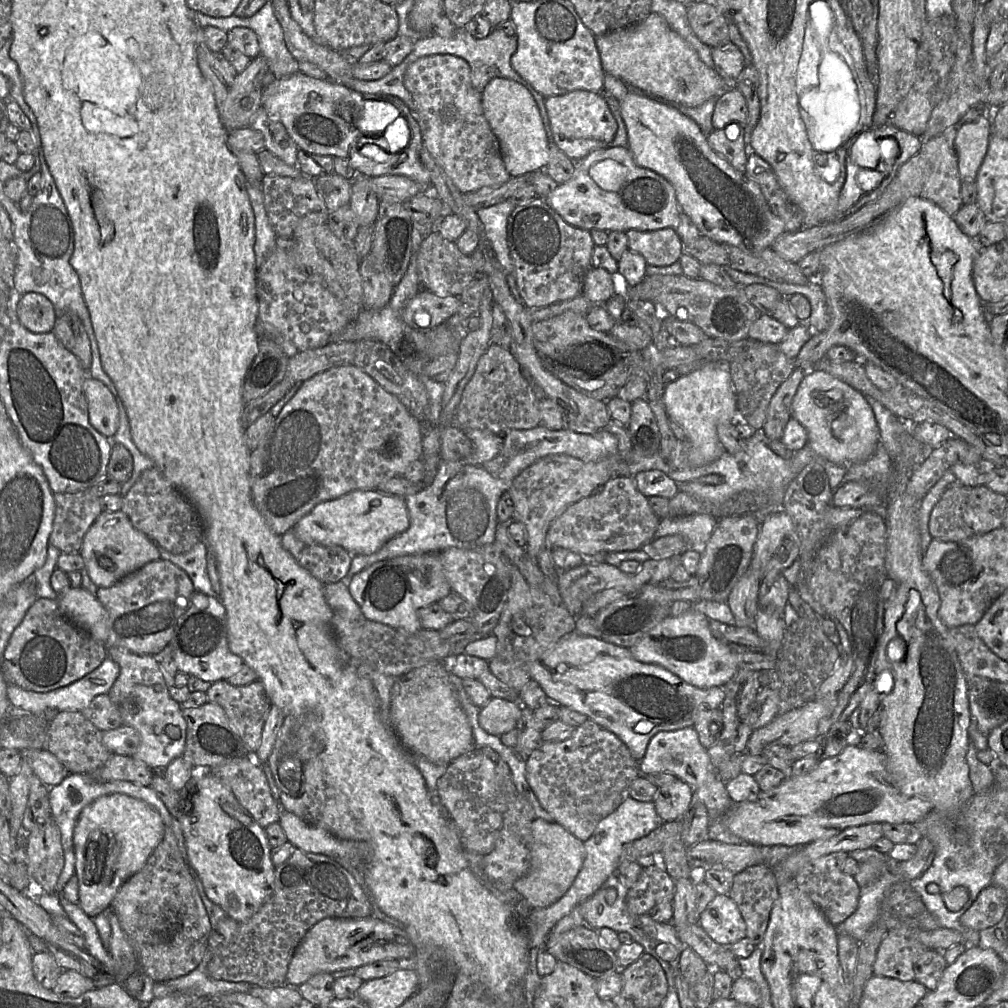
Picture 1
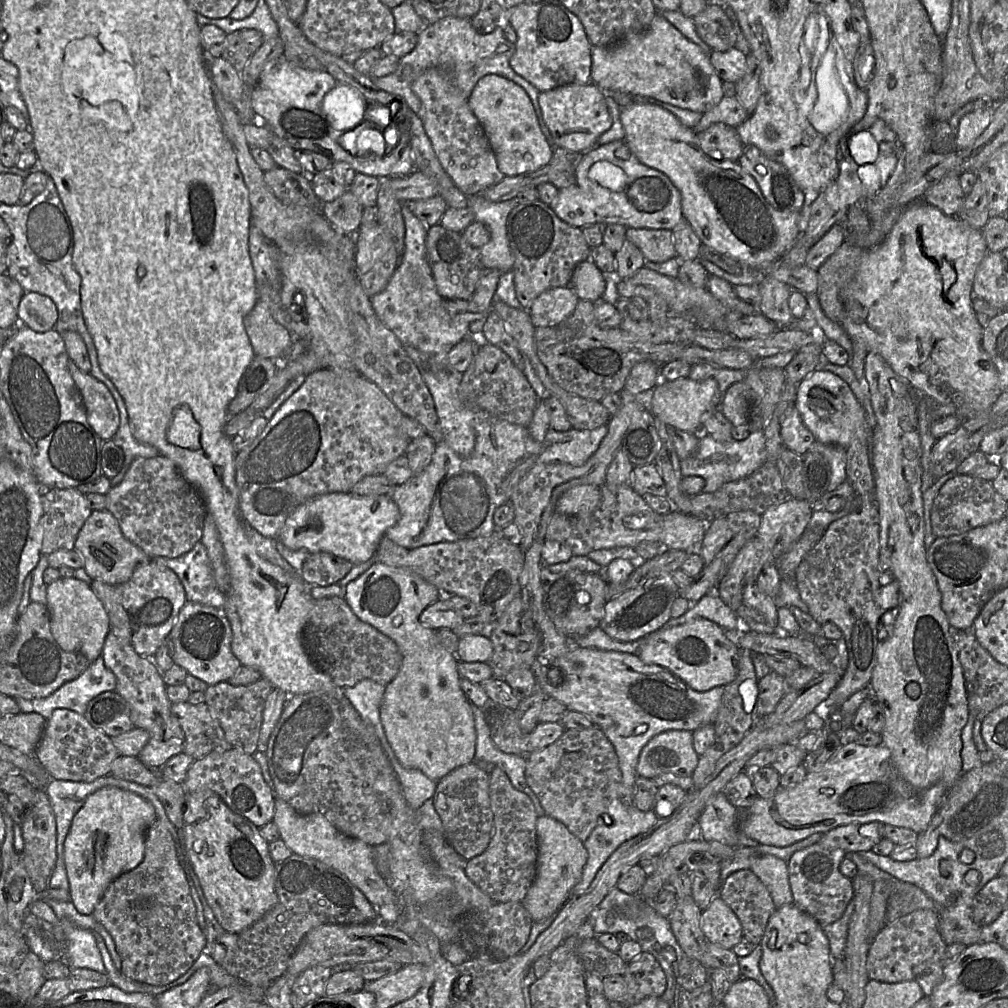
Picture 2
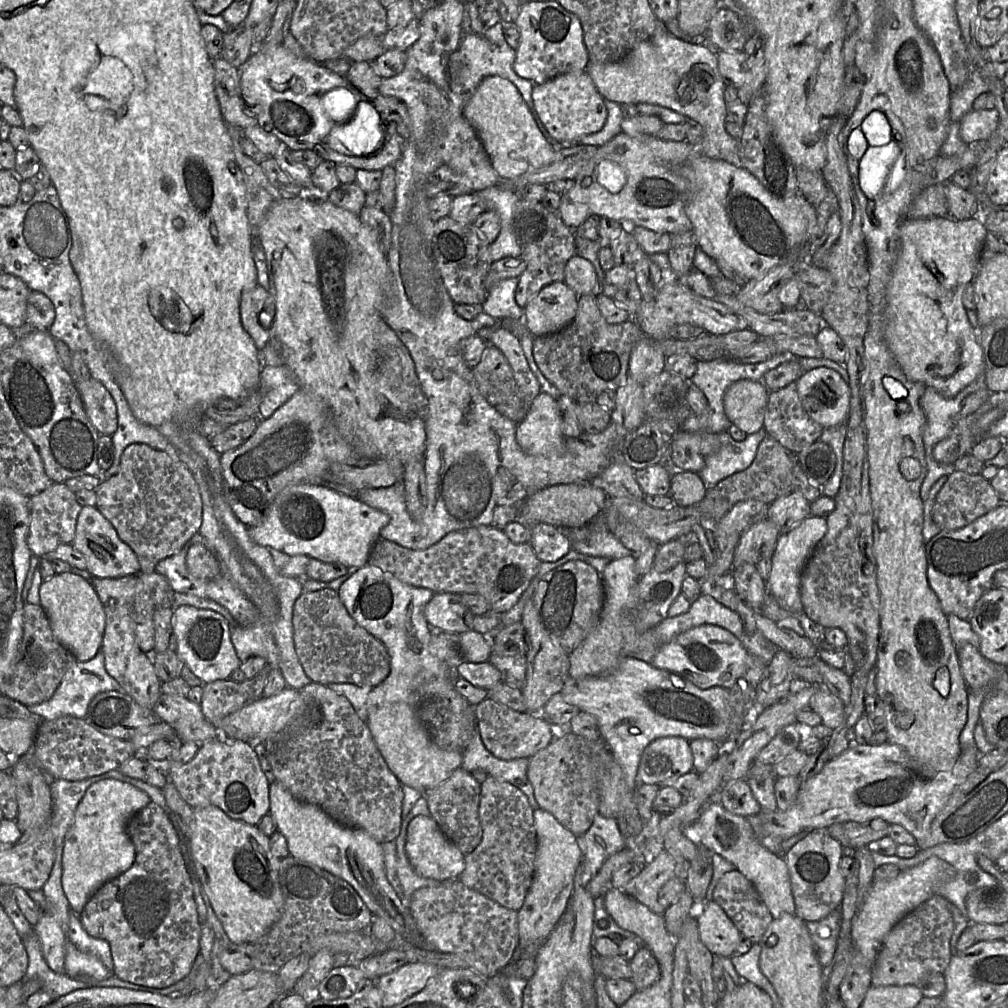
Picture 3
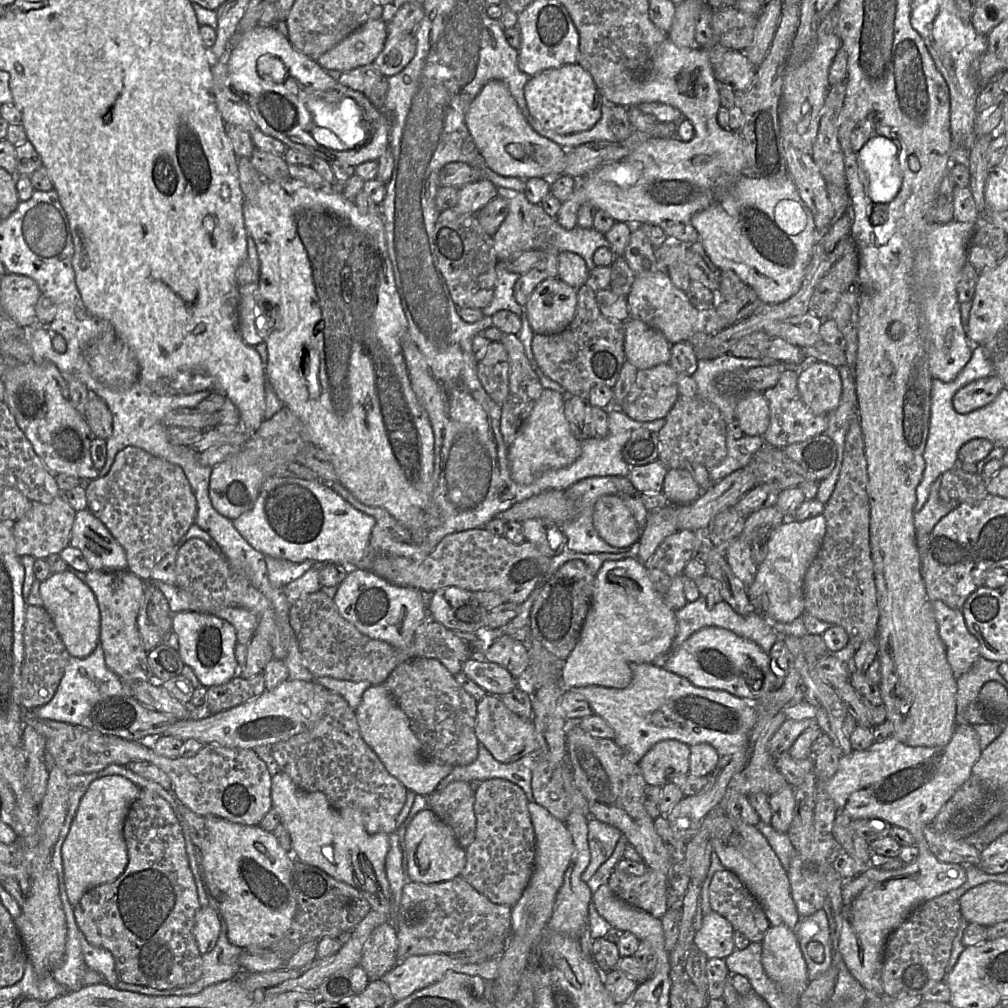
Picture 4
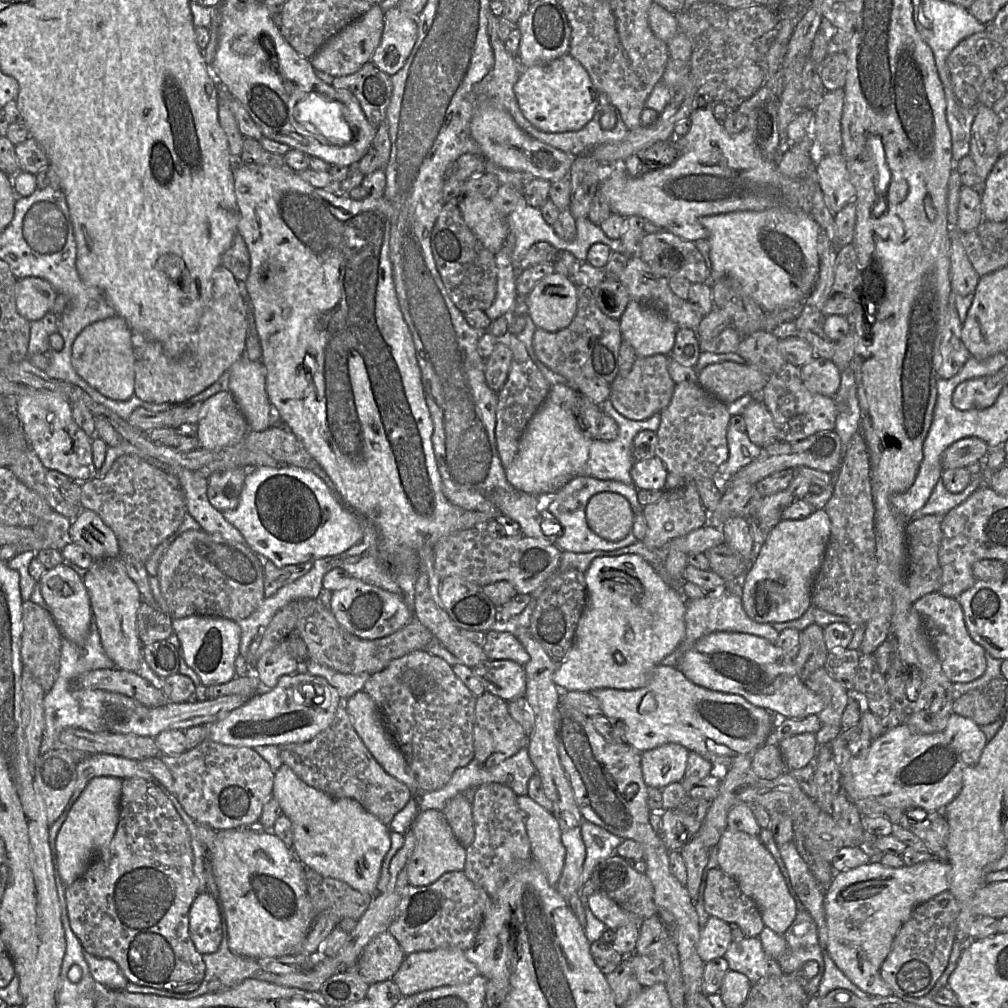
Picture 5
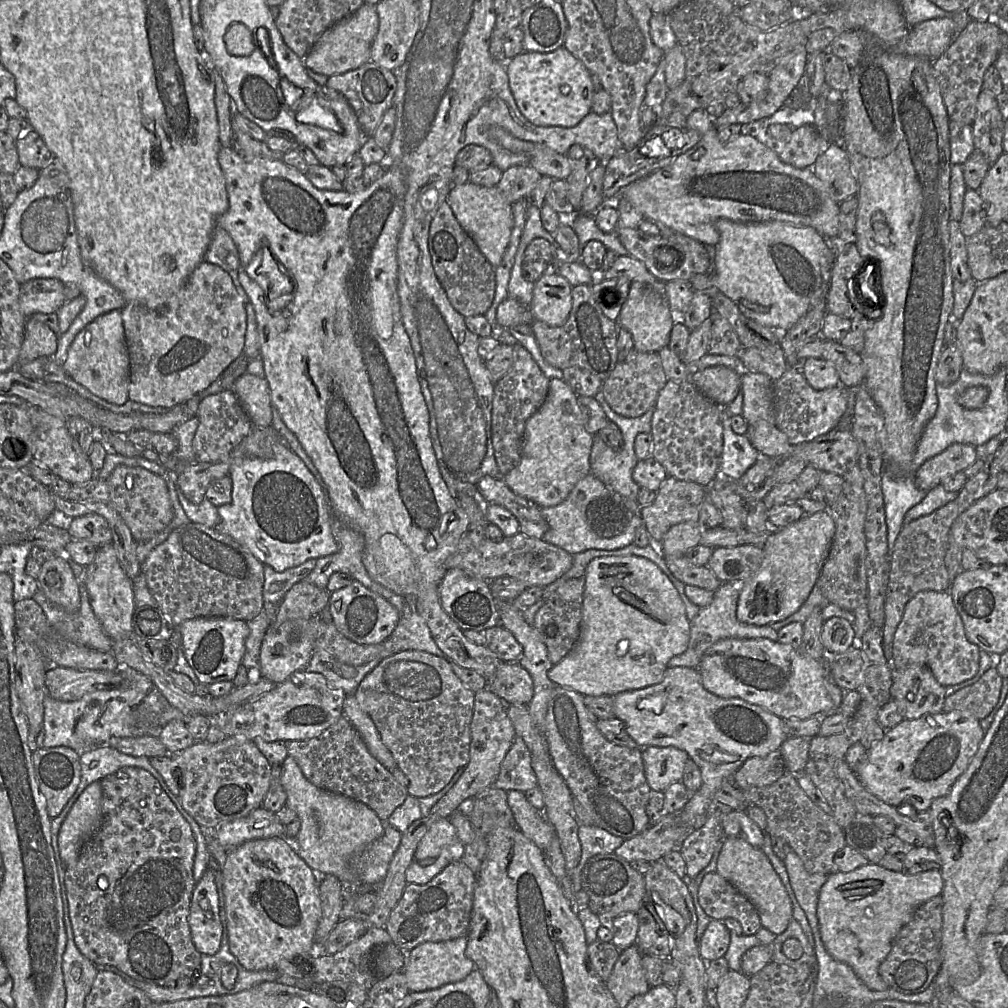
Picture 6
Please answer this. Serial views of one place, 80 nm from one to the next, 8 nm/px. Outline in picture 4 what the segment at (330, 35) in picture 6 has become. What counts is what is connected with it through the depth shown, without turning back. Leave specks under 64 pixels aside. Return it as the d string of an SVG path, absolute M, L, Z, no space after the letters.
M382 19L368 20L316 62L324 70L341 73L373 63L387 38L387 24Z

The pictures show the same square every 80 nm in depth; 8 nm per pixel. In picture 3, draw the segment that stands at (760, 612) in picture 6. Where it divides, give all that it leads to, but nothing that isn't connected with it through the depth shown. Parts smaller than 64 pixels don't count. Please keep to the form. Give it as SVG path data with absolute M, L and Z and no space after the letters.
M810 515L791 530L781 533L778 538L771 558L771 571L765 585L767 592L776 600L779 606L792 615L804 612L800 595L801 575L817 544L826 532L826 518Z

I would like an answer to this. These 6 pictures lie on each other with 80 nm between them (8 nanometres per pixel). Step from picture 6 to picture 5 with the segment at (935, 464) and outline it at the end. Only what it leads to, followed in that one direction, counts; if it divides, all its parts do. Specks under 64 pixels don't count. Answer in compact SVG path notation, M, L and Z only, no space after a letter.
M967 437L951 444L944 450L941 461L943 470L966 468L989 453L988 444L976 437Z

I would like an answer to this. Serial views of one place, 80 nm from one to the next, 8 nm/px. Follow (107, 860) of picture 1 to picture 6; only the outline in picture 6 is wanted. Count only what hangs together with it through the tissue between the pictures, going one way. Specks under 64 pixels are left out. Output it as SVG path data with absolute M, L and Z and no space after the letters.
M100 781L92 782L84 789L63 821L57 842L65 868L73 866L84 841L96 832L100 823L101 800Z

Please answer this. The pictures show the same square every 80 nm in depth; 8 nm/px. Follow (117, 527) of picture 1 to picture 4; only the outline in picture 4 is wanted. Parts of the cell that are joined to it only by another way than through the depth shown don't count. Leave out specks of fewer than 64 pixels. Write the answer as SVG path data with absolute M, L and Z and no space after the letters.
M88 509L76 513L70 544L82 551L90 570L128 569L125 550L110 530Z

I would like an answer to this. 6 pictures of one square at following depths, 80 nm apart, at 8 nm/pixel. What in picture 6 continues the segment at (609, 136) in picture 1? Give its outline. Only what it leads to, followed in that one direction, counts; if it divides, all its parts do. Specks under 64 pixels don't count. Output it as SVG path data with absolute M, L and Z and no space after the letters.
M564 46L548 53L522 52L506 61L509 87L522 115L536 126L576 126L591 110L597 83L582 61Z

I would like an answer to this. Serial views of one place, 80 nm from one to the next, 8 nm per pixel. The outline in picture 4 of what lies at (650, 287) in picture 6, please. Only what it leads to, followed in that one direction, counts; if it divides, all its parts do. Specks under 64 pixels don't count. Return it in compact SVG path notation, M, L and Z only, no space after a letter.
M632 318L624 322L624 327L625 359L637 370L669 362L672 344L659 330Z

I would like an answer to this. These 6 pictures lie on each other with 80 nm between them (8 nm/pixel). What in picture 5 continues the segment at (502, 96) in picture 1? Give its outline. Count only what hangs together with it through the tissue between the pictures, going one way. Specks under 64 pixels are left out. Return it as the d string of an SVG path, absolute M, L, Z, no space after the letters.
M479 107L471 118L470 133L481 149L482 156L498 167L525 173L530 179L541 178L550 182L569 177L572 157L530 136L501 107Z

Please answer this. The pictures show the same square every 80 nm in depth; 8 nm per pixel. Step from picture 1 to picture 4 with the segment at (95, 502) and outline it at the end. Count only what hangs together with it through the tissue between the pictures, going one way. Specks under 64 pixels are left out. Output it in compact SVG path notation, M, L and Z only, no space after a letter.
M63 494L56 497L50 504L33 501L25 515L14 523L16 554L20 557L32 555L35 559L46 559L49 555L59 554L70 544L76 513Z

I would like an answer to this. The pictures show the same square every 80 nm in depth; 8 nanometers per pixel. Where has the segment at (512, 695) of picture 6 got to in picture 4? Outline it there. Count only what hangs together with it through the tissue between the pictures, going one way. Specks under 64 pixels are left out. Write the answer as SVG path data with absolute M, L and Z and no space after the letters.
M470 658L462 663L461 671L488 694L497 697L513 691L521 682L504 667L487 660Z

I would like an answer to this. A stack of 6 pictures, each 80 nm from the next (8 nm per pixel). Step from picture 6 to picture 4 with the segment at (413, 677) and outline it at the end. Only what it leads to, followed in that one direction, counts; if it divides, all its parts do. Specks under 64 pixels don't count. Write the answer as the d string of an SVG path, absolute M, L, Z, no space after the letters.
M418 657L402 662L392 670L383 685L408 716L423 759L454 767L466 766L476 760L477 701L458 684L440 660Z

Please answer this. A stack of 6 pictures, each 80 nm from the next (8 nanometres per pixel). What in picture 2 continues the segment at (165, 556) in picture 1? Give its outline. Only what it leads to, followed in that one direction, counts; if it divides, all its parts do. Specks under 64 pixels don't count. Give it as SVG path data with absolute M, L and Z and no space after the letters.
M202 542L177 558L157 557L153 561L172 570L180 579L188 602L224 608L226 595L217 587L206 547Z

